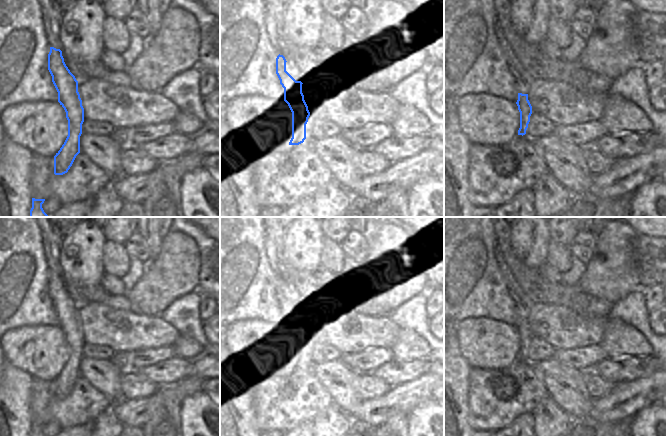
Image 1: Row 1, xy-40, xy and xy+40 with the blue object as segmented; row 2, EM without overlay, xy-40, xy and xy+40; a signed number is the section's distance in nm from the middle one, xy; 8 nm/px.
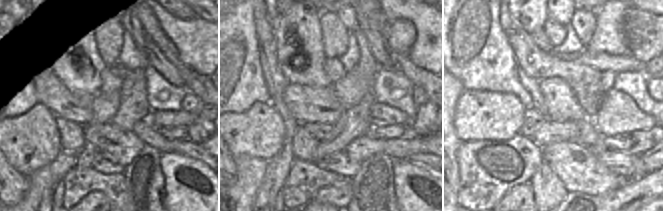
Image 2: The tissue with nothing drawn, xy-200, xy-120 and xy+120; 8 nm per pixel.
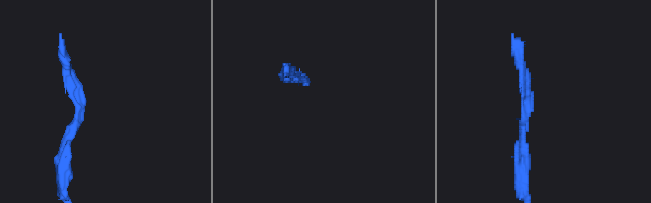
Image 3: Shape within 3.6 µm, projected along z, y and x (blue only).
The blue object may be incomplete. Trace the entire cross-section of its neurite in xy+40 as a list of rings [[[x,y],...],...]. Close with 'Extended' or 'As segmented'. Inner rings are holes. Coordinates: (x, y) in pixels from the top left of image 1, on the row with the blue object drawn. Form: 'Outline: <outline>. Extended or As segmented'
Outline: [[[518,93],[518,100],[516,102],[518,110],[520,112],[520,128],[518,135],[525,135],[530,122],[530,116],[532,114],[532,106],[528,100],[528,94]]]. As segmented

